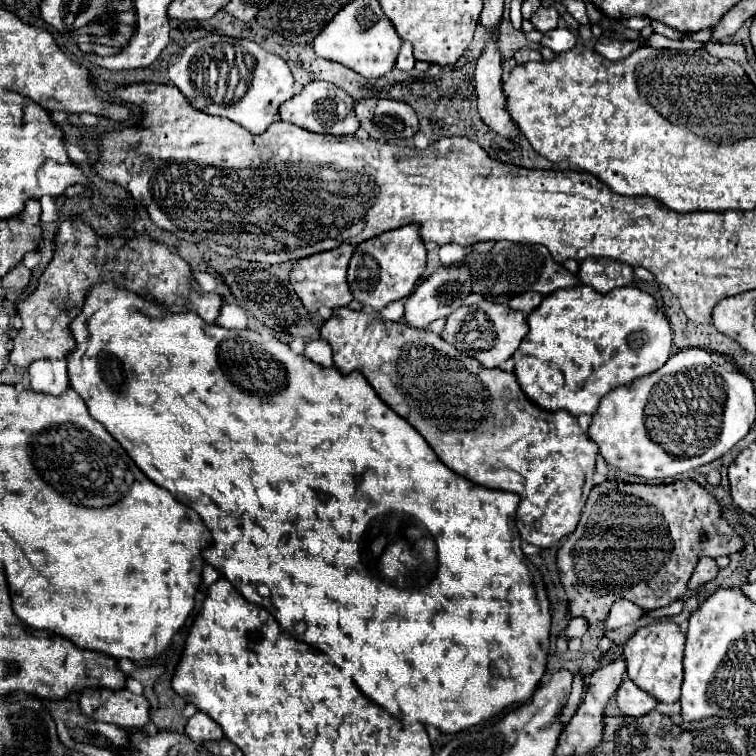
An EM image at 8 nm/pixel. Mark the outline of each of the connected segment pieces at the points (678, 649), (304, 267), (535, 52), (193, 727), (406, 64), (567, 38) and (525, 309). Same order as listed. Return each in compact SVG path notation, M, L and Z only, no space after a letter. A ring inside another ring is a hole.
M657 621L647 627L635 631L625 645L625 659L627 659L627 675L639 689L655 697L659 703L675 703L681 695L683 683L683 647L685 635L673 621Z
M343 243L337 249L321 251L321 253L315 253L311 257L303 257L293 265L293 269L291 269L291 285L293 285L295 293L299 295L303 307L307 311L315 313L319 307L333 309L333 307L349 305L353 295L351 295L349 285L347 285L347 265L349 265L349 259L351 259L353 251L355 251L353 245Z
M521 47L515 55L513 55L513 59L521 65L521 63L529 63L529 61L541 61L543 57L541 57L541 53L539 53L539 49L529 49L529 47Z
M197 711L187 721L185 735L191 737L193 741L197 741L197 743L203 743L203 741L221 741L225 737L223 729L209 715L205 715L203 711Z
M403 43L401 51L399 51L399 57L397 57L397 67L399 69L413 69L413 47Z
M557 27L555 31L549 31L545 33L541 45L547 45L549 49L553 49L555 53L561 53L561 51L569 51L573 49L577 43L577 37L573 31L569 31L567 27Z
M527 291L527 293L523 293L523 295L513 297L513 299L509 301L509 307L515 309L515 311L521 311L521 313L525 313L525 315L529 315L529 313L541 303L541 299L543 299L543 295L533 293L533 291Z

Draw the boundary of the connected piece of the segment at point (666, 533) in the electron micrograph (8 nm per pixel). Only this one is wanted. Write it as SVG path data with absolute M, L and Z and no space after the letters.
M681 479L671 485L603 481L591 489L577 529L565 537L557 551L557 569L569 599L567 615L601 623L617 599L629 599L641 609L667 607L673 601L687 599L687 581L701 557L715 559L719 555L741 553L743 545L743 539L723 521L713 495L693 479Z

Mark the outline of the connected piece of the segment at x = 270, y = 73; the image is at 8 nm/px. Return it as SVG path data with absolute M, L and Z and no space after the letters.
M205 35L187 45L181 53L173 55L169 59L169 81L185 95L185 99L197 111L227 117L229 121L245 127L253 135L263 133L277 119L279 105L293 97L293 75L289 71L289 65L281 57L267 53L253 41L233 39L225 35Z

